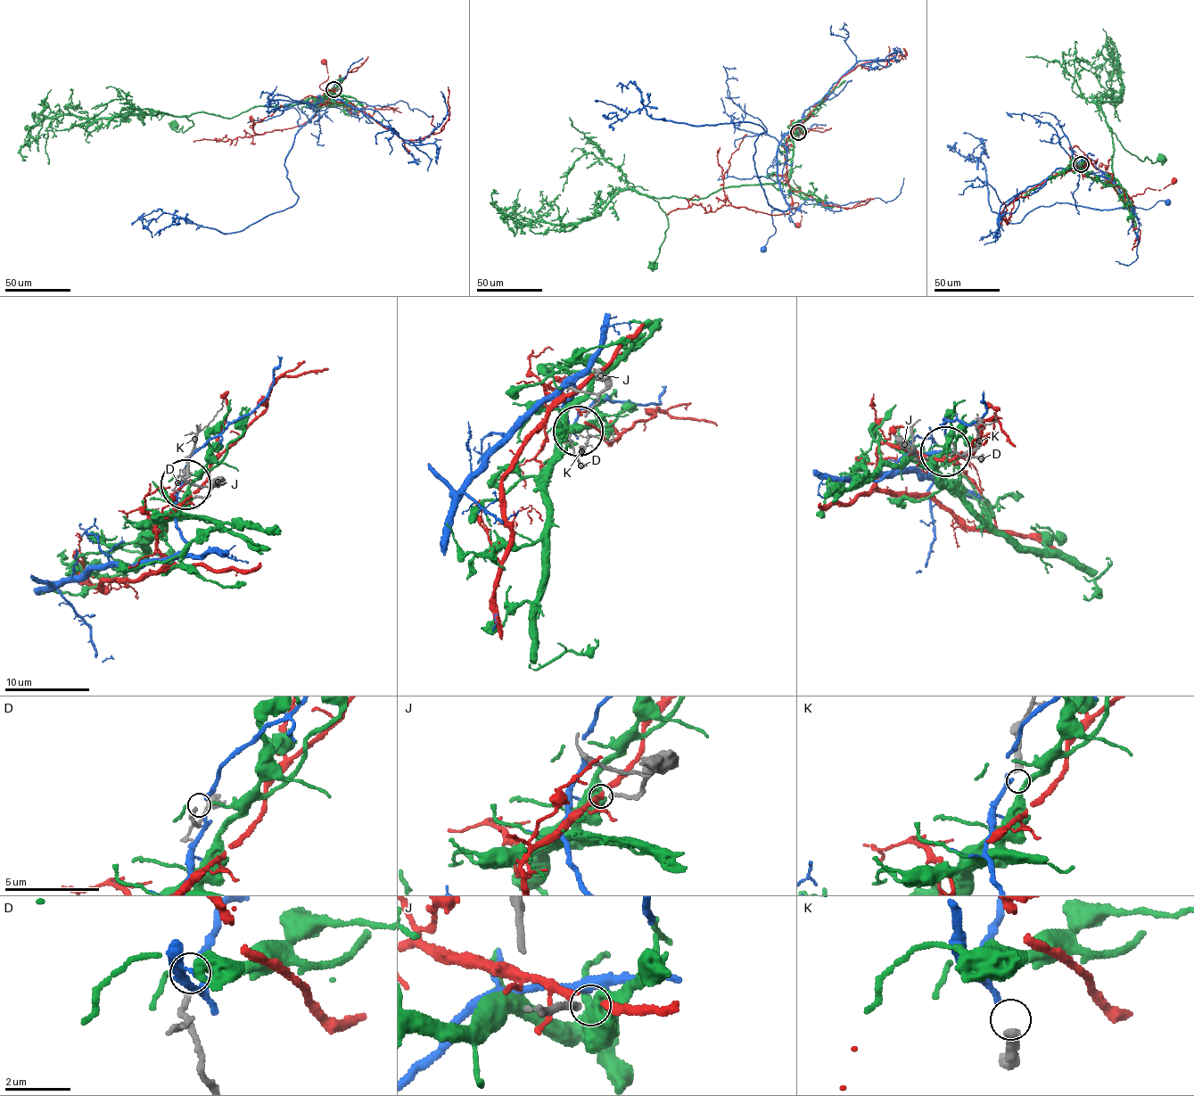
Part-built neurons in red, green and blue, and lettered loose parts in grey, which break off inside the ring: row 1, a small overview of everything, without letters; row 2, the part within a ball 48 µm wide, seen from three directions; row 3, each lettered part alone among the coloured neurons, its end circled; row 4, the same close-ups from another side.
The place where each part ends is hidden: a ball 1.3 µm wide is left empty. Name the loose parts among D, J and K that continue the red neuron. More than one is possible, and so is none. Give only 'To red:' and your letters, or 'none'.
To red: none

